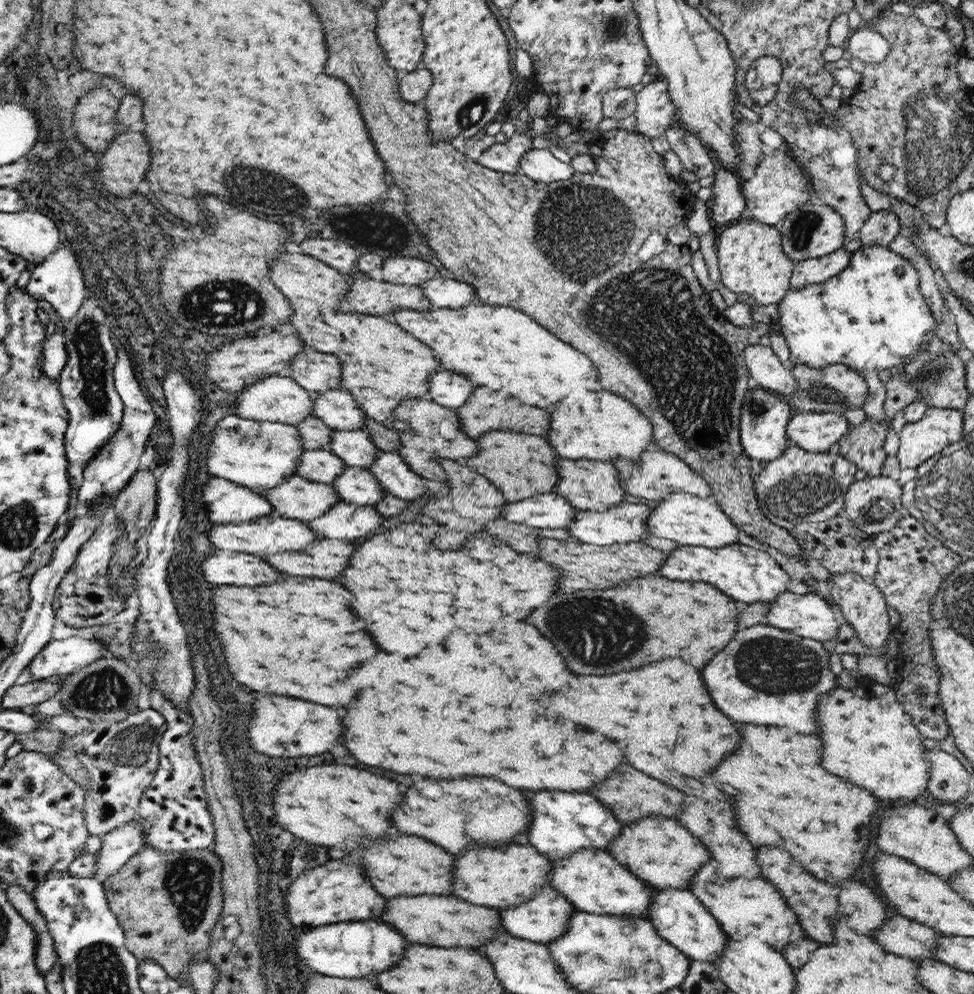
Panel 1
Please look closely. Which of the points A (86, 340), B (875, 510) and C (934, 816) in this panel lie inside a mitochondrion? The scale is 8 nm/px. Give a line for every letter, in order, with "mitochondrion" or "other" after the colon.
A: mitochondrion
B: mitochondrion
C: other

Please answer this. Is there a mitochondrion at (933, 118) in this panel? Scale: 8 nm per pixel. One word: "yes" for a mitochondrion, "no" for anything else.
yes

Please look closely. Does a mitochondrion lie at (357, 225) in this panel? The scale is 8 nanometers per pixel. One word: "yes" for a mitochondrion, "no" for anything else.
yes

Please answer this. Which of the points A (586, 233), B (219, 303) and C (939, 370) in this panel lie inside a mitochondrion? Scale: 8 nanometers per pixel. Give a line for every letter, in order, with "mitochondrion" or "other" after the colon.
A: mitochondrion
B: mitochondrion
C: mitochondrion

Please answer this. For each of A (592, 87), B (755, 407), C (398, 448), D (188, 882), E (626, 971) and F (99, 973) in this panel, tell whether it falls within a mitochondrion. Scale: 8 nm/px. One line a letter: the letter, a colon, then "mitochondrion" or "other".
A: other
B: mitochondrion
C: other
D: mitochondrion
E: mitochondrion
F: mitochondrion

